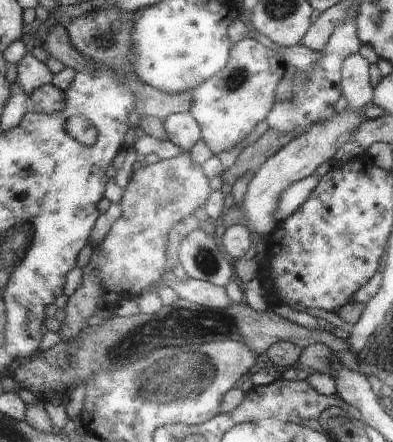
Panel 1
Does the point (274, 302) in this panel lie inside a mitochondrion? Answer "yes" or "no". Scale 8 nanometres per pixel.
no

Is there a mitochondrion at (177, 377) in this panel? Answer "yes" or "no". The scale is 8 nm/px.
yes

